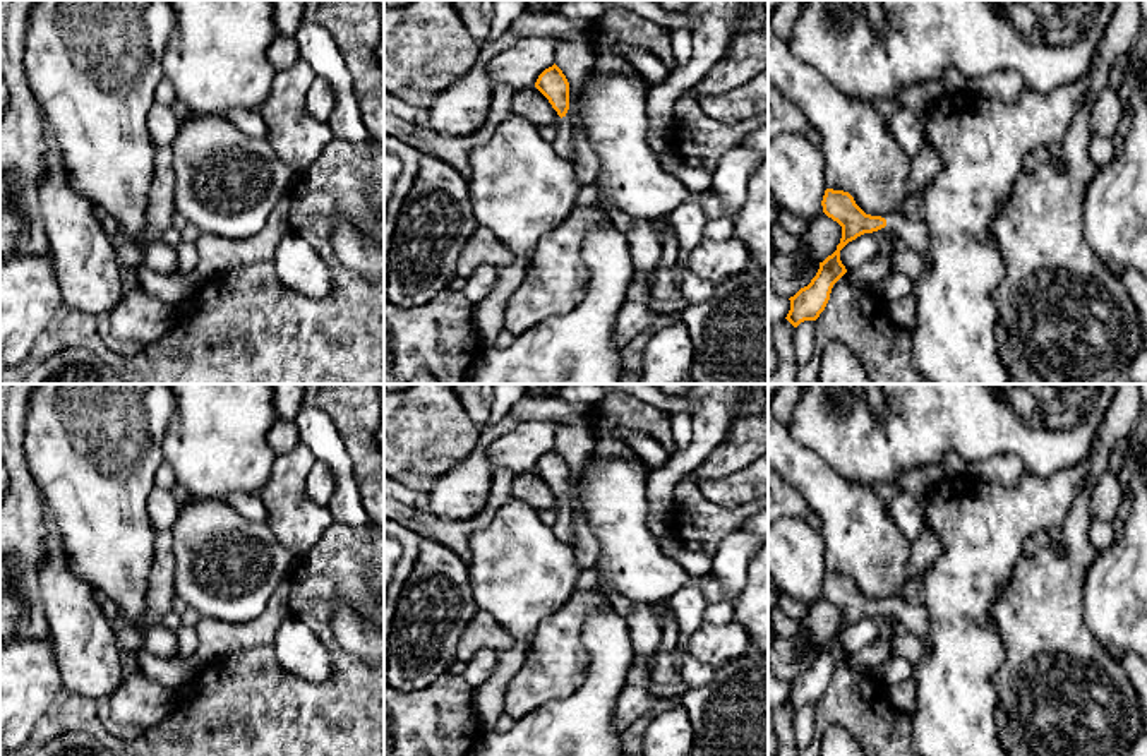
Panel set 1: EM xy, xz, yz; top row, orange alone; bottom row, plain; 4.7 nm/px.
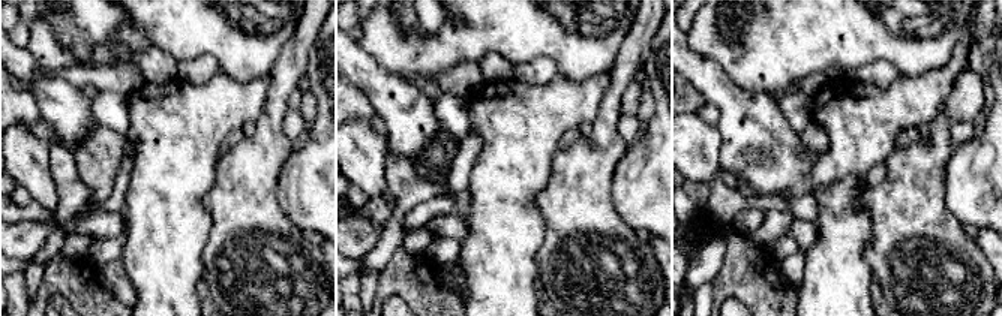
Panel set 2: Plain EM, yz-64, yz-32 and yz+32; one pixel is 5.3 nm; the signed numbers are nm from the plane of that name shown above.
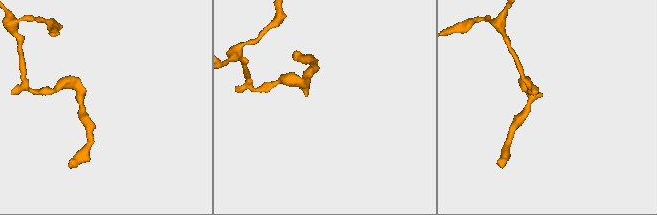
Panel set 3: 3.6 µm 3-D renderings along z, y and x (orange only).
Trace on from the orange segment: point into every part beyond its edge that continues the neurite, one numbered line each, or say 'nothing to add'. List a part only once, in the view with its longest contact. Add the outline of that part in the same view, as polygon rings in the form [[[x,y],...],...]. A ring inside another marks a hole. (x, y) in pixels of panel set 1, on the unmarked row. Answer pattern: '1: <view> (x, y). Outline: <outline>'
1: yz (912, 618). Outline: [[[919,600],[886,605],[885,612],[898,619],[902,631],[919,638],[928,636],[928,614]]]

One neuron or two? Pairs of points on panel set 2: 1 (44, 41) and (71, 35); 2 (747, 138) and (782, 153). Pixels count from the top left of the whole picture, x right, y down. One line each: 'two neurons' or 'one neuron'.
1: two neurons
2: one neuron

